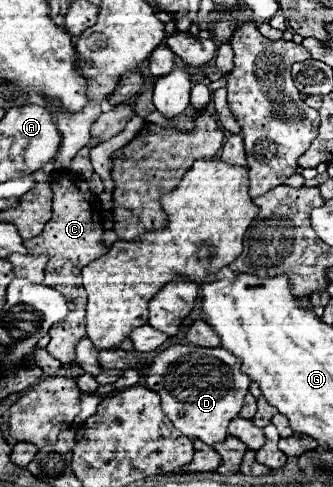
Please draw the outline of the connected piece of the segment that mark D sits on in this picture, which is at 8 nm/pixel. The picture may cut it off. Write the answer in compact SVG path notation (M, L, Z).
M174 344L158 352L154 362L148 364L146 384L150 390L160 394L162 408L166 416L172 420L176 430L180 430L184 436L190 436L192 440L198 438L212 446L222 442L228 436L230 420L236 418L244 406L244 396L248 394L250 378L240 370L240 366L242 366L242 360L238 360L238 356L234 356L232 352L226 352L224 348L200 348L190 344Z

